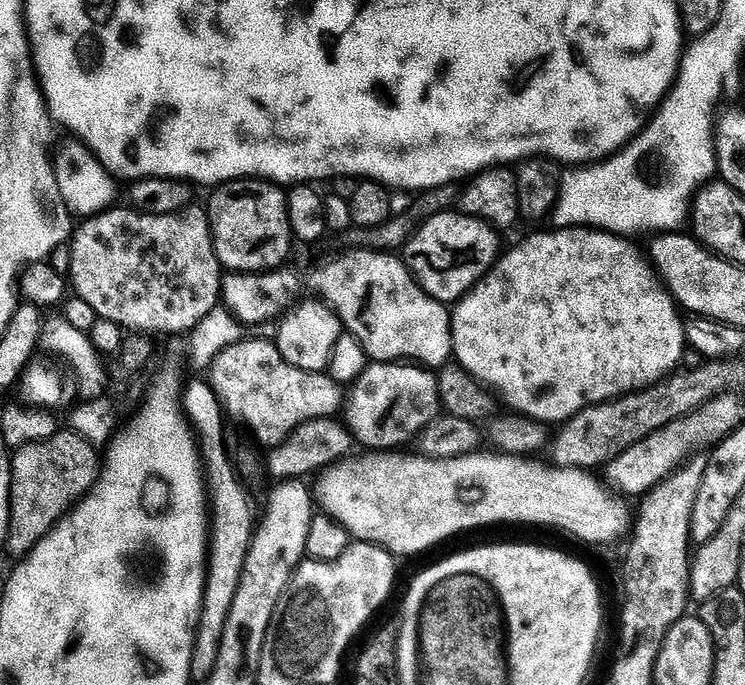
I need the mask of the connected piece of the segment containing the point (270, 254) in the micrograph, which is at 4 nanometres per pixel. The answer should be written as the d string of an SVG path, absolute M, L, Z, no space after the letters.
M233 180L231 184L219 185L211 196L206 211L208 221L212 223L212 237L221 269L232 274L267 274L285 267L294 237L288 213L288 192L281 185L266 180Z

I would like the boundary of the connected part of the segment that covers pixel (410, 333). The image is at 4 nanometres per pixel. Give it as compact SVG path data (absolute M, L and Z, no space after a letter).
M348 252L314 269L308 284L361 344L369 361L415 362L439 370L453 359L449 309L422 290L399 255Z

